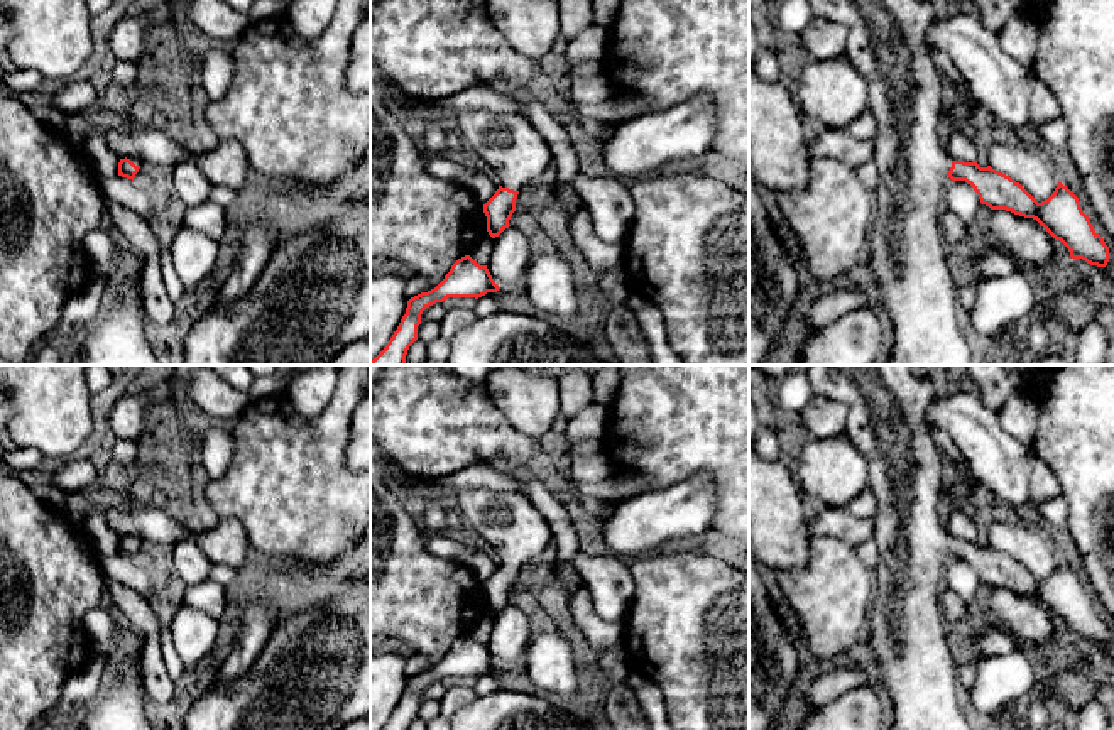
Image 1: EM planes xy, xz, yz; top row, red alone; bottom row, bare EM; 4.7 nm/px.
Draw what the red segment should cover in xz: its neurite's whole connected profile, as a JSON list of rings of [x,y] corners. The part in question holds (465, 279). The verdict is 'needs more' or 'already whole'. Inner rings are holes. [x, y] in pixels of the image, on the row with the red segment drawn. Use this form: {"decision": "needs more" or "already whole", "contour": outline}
{"decision": "already whole", "contour": [[[470,255],[458,259],[434,289],[407,301],[406,314],[397,330],[370,365],[406,365],[407,350],[418,340],[418,326],[426,308],[443,302],[448,297],[478,299],[499,289],[487,265],[477,264]]]}

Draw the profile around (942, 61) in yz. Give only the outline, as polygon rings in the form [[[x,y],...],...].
[[[930,47],[930,54],[931,54],[931,59],[935,63],[935,68],[940,73],[945,73],[952,79],[952,83],[955,84],[957,93],[967,96],[970,100],[970,103],[974,105],[974,108],[977,108],[979,103],[970,95],[969,84],[965,83],[965,79],[962,78],[957,66],[948,57],[948,54],[945,54],[943,51],[935,49],[935,47]]]

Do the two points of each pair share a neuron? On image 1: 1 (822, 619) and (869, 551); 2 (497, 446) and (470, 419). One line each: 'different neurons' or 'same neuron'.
1: different neurons
2: same neuron

